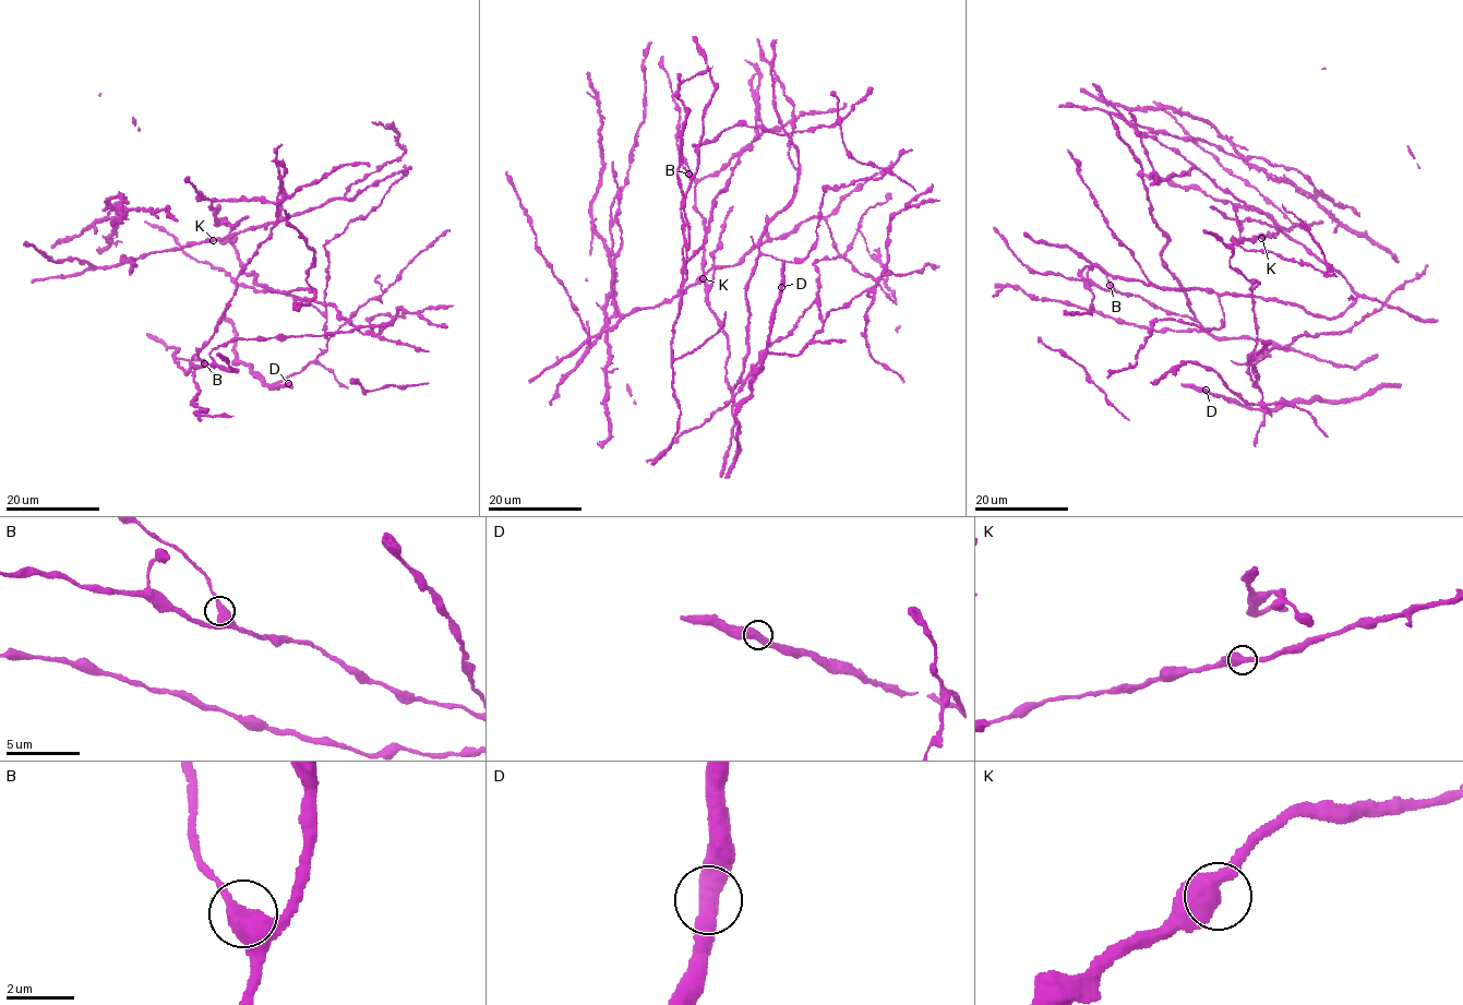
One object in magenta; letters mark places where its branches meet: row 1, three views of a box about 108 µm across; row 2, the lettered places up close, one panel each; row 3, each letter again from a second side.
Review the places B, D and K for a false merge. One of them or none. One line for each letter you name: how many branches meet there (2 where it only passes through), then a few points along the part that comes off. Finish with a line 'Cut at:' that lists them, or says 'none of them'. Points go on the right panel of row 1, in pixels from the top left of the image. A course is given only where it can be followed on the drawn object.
Cut at: none of them

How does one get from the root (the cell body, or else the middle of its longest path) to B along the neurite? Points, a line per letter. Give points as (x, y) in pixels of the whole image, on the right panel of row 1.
B: (1204, 175), (1192, 168), (1158, 182), (1140, 162), (1150, 215), (1167, 237), (1163, 266), (1194, 318), (1110, 285)

